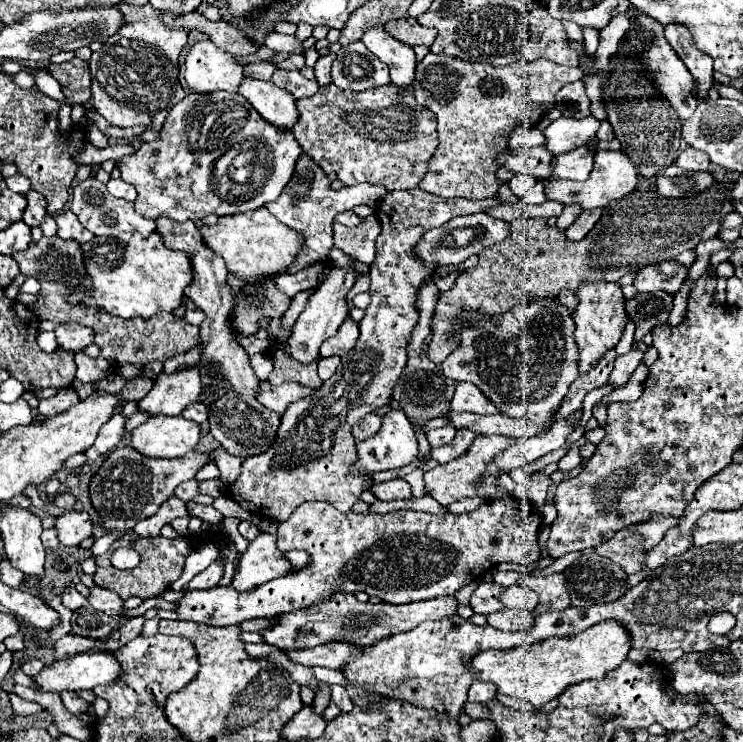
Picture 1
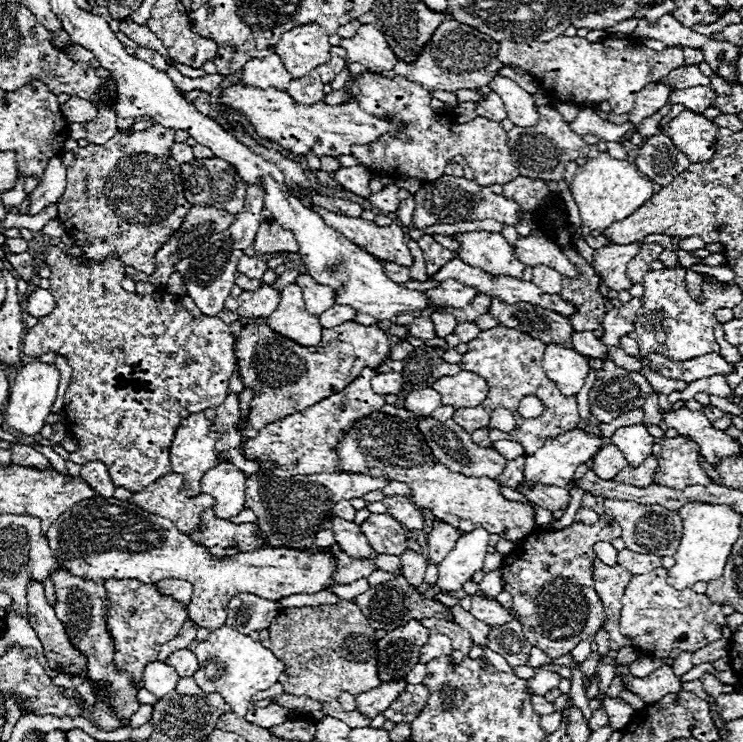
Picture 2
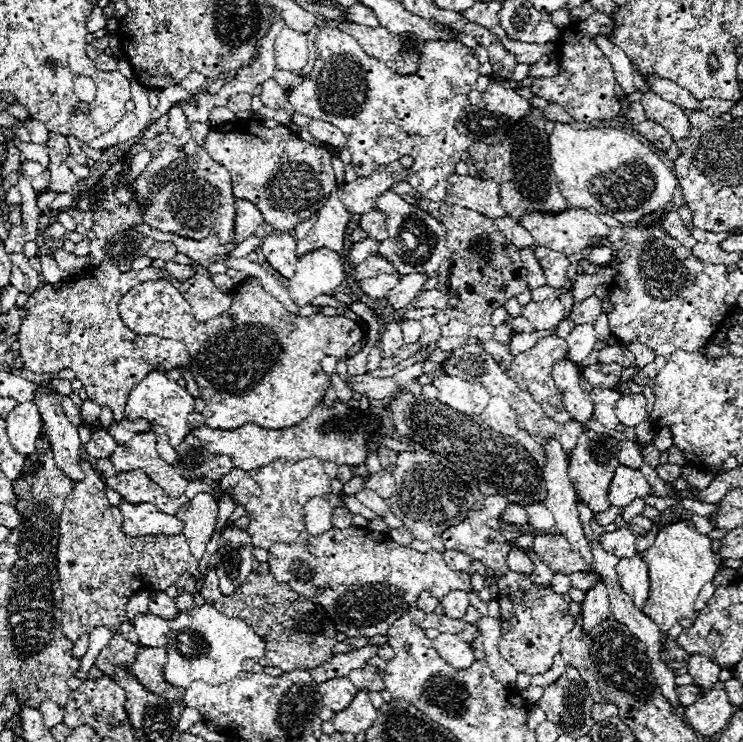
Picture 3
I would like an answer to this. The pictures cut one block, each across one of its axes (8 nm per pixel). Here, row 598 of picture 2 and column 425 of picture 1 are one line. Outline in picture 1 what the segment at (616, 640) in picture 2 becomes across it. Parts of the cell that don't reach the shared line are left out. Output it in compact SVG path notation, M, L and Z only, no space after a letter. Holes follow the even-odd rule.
M336 592L330 600L320 600L304 610L294 610L288 614L276 616L276 624L268 630L262 630L260 636L266 644L272 644L282 650L304 650L314 648L326 642L348 642L354 646L370 646L398 632L408 632L426 620L442 620L456 614L456 598L432 598L428 602L412 604L388 604L388 602L358 602L354 594Z

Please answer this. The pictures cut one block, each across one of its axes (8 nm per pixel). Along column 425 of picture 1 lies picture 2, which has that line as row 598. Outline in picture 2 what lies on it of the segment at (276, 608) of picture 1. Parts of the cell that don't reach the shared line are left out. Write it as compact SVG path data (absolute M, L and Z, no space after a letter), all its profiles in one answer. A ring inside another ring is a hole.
M602 514L596 524L572 522L572 526L566 526L566 530L538 528L524 542L514 546L514 550L504 558L500 572L504 590L512 594L514 602L512 608L518 612L518 620L526 630L528 642L546 652L550 658L560 658L572 652L582 640L588 640L602 628L606 612L602 608L598 592L594 590L594 574L592 574L592 564L596 558L594 544L612 542L614 538L620 538L620 526L612 516Z

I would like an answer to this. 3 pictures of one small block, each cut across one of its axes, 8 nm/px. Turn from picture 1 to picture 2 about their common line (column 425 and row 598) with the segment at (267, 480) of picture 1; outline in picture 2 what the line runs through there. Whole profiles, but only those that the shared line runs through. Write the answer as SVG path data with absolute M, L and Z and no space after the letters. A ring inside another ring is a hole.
M90 498L78 502L62 514L48 528L48 546L54 550L60 568L86 580L134 578L146 584L156 584L164 578L182 578L194 586L188 604L190 620L198 626L214 630L224 624L230 598L234 594L250 592L260 598L278 602L292 594L316 594L334 586L336 562L330 550L294 550L264 546L252 552L238 552L236 556L216 558L202 544L192 542L190 536L176 530L176 526L162 516L140 510L136 504L116 498Z

